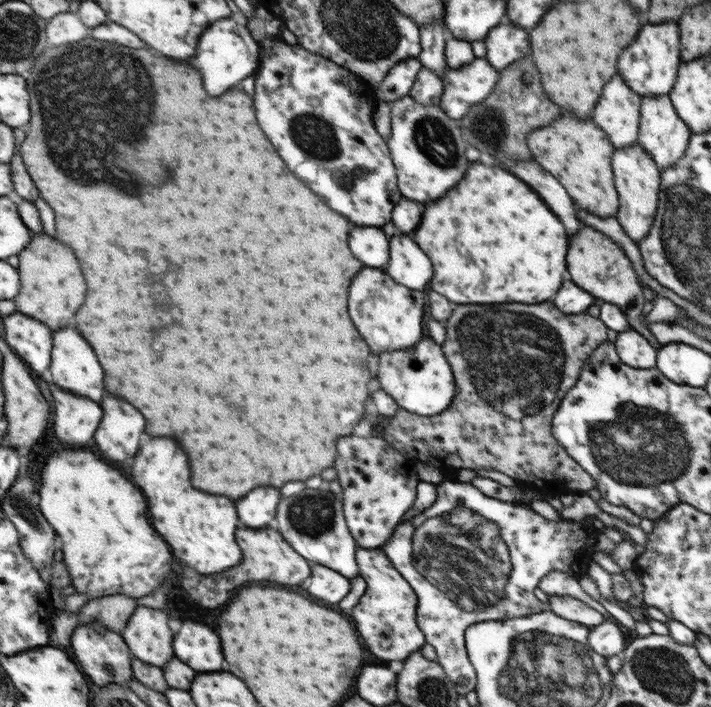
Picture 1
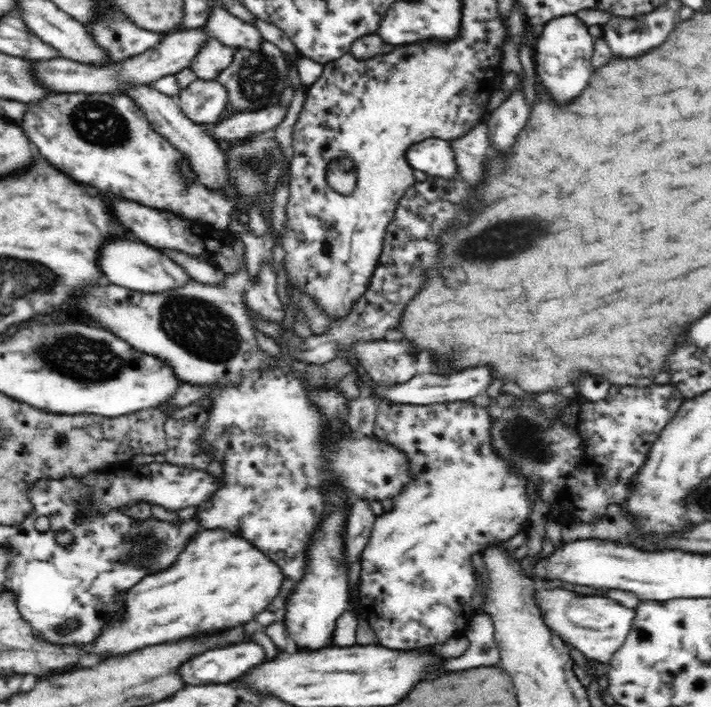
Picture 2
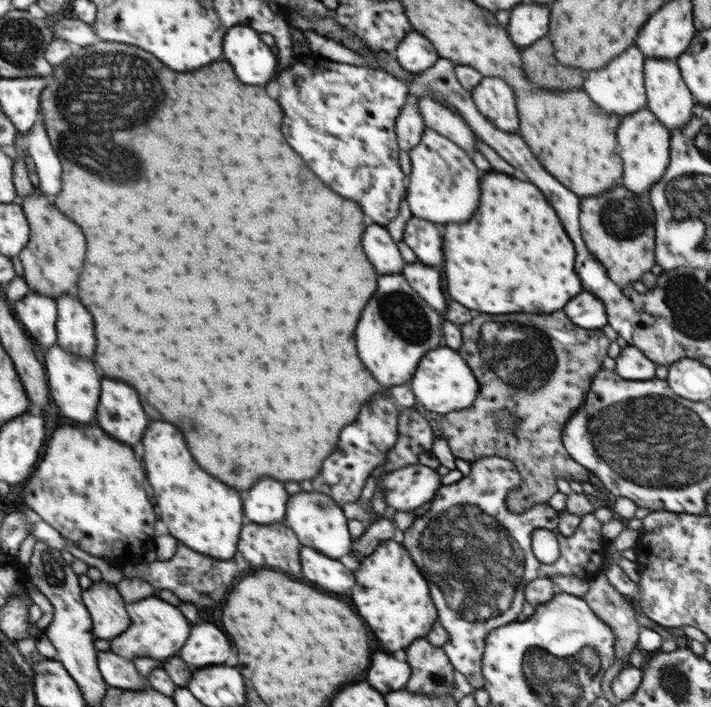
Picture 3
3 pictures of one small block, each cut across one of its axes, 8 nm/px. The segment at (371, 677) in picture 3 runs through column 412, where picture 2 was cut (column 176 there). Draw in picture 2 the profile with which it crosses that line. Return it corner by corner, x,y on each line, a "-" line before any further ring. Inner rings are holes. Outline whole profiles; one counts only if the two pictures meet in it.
254,642
224,645
183,661
176,674
186,686
226,684
243,676
242,672
254,668
258,660
264,660
264,648

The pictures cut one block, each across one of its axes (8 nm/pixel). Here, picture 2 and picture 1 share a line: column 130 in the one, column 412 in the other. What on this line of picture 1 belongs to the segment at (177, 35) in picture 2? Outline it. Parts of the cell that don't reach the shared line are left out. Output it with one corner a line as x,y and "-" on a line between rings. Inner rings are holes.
417,57
395,64
391,68
390,74
376,88
377,95
380,96
381,100
387,101
389,104
391,101
408,96
422,67

